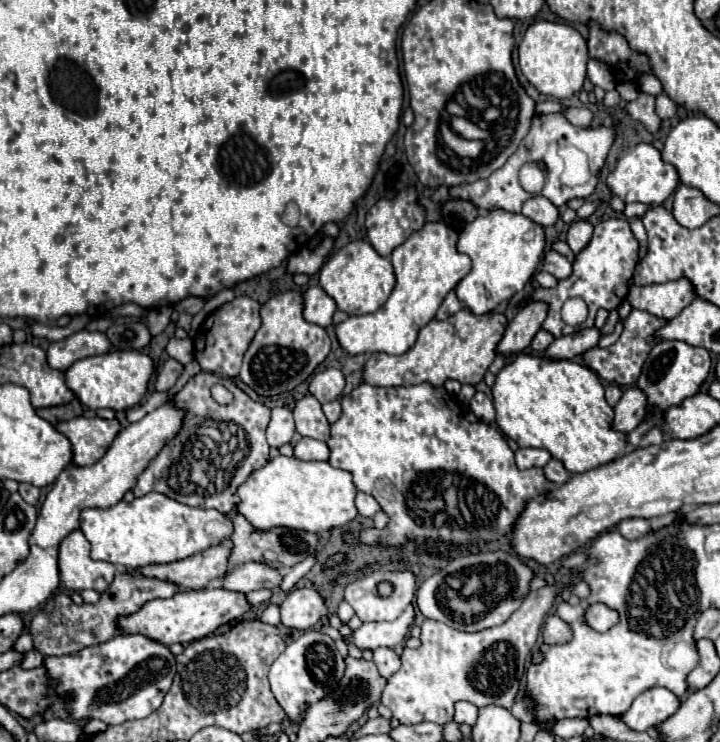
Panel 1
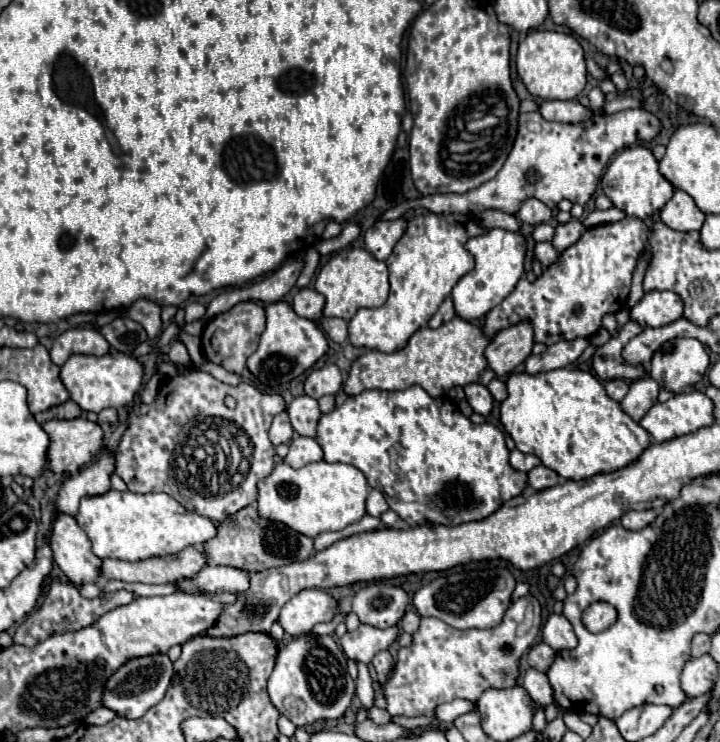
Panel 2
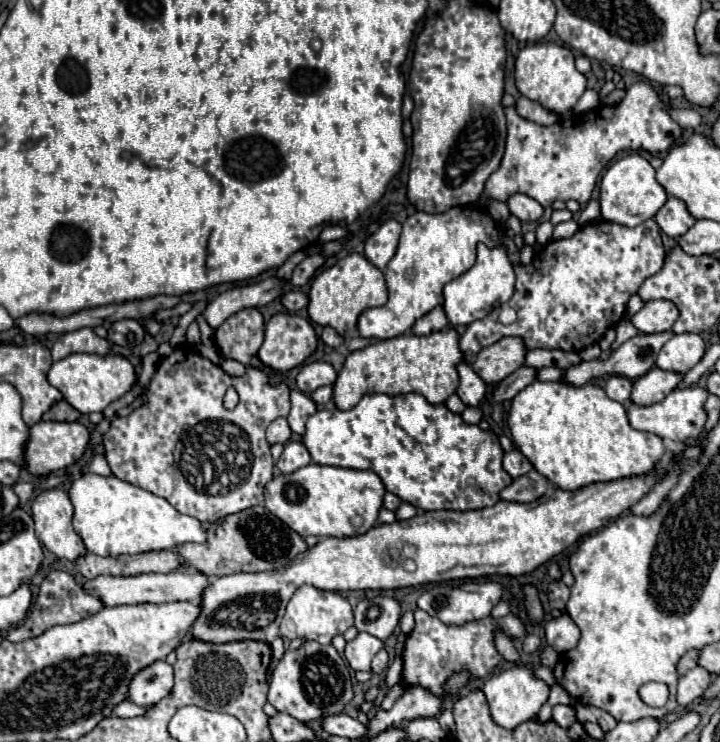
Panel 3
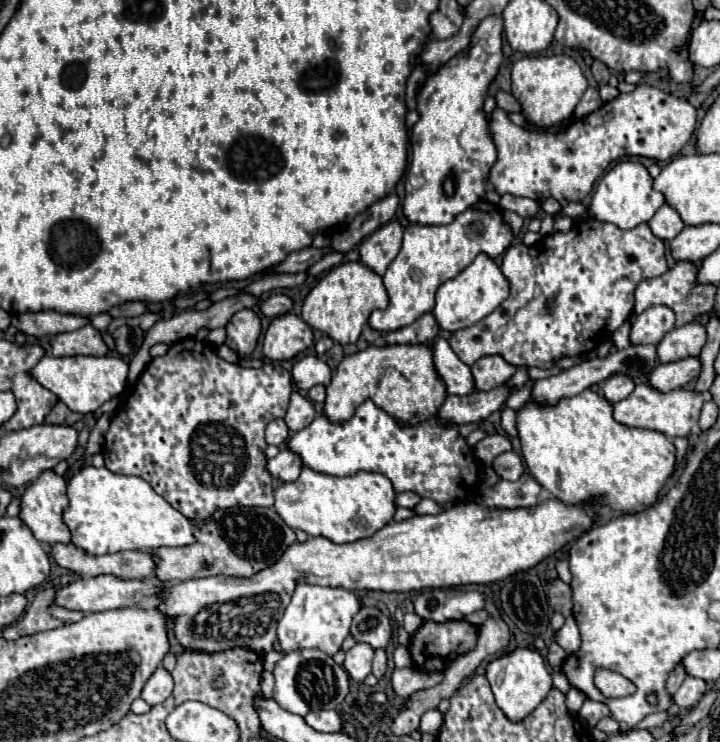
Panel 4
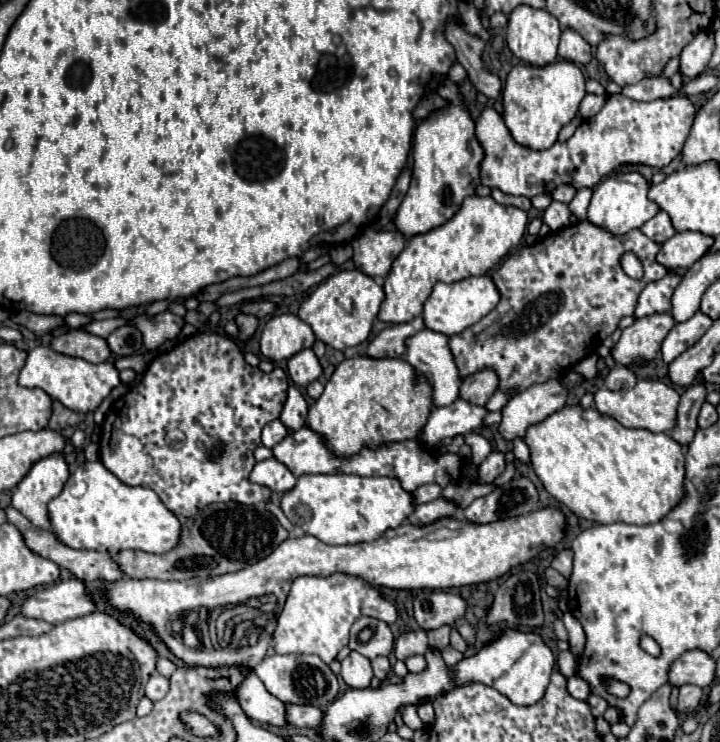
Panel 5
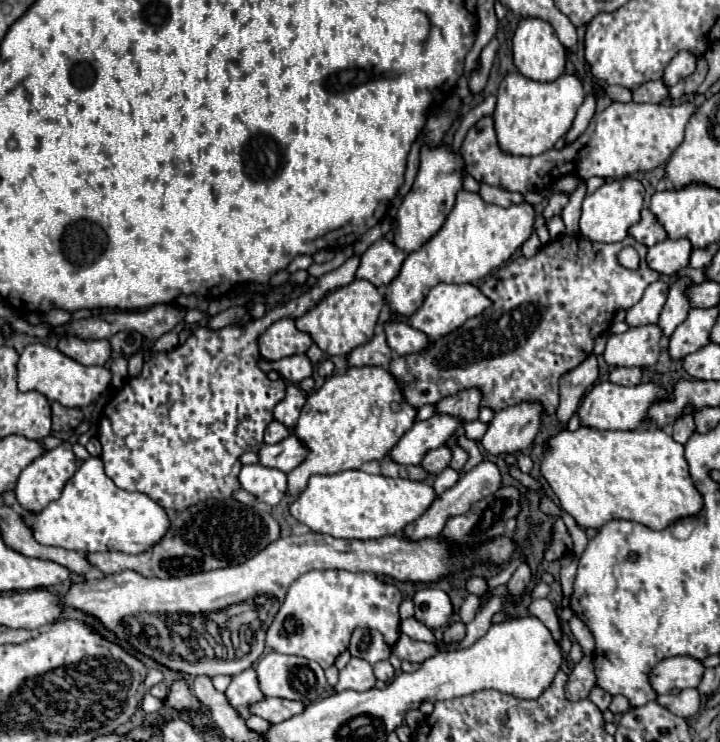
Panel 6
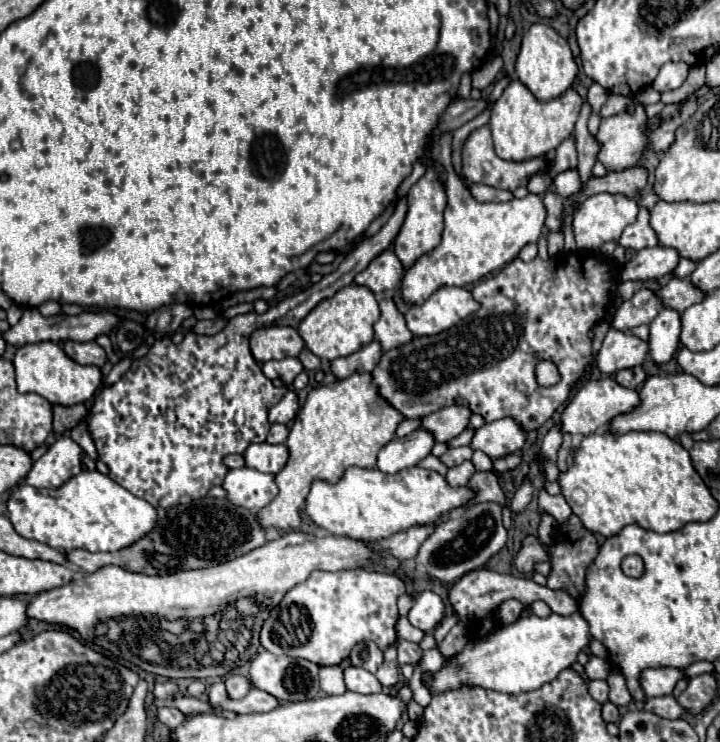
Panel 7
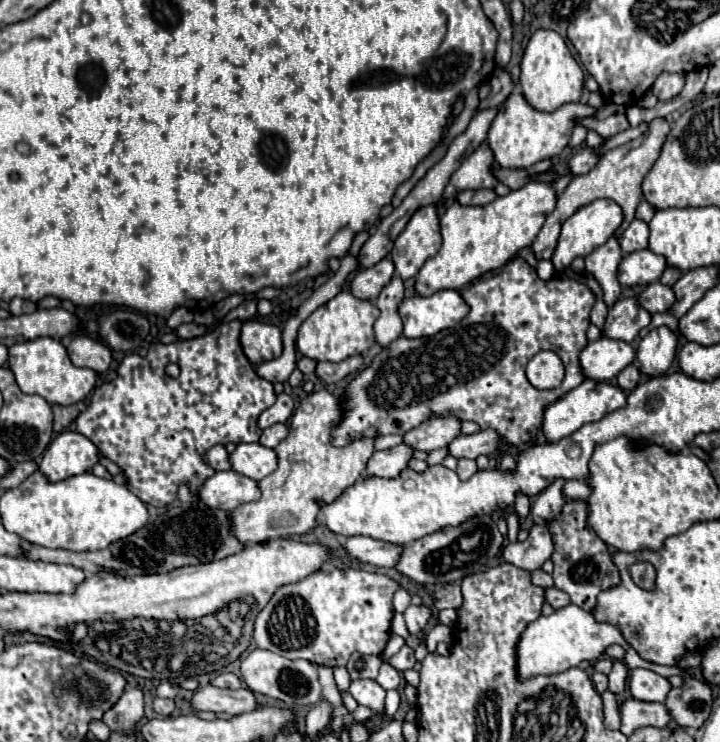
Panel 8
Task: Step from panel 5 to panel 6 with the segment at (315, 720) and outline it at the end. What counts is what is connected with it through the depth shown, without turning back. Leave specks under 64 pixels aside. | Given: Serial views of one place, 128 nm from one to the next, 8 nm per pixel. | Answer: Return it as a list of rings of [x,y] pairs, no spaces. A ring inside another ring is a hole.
[[[264,698],[262,702],[256,702],[250,706],[250,712],[270,720],[274,724],[284,722],[286,718],[292,718],[294,714],[302,714],[304,704],[302,702],[292,702],[292,700],[282,700],[282,698]]]

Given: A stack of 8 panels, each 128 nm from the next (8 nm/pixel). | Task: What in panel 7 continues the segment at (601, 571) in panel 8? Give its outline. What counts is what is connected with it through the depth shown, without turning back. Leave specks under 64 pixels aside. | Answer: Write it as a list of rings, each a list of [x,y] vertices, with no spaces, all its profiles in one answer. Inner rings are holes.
[[[572,516],[568,524],[560,524],[558,532],[560,532],[562,544],[558,544],[558,540],[556,540],[556,544],[552,546],[552,572],[548,576],[546,586],[553,590],[566,590],[574,598],[578,598],[584,592],[586,568],[594,562],[594,558],[598,554],[598,544],[596,544],[596,538],[592,536],[592,532],[588,532],[576,516]]]

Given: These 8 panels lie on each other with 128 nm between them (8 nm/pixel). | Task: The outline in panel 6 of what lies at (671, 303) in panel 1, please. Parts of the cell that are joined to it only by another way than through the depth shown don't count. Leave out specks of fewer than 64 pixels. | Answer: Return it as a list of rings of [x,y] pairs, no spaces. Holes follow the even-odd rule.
[[[658,324],[628,328],[624,334],[608,336],[604,360],[610,366],[646,368],[658,362],[662,330]]]

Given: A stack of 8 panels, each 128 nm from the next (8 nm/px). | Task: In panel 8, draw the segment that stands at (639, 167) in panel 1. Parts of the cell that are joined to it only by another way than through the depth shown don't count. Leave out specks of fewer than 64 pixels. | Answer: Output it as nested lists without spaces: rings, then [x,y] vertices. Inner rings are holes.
[[[598,200],[598,202],[592,202],[588,206],[582,206],[576,214],[572,214],[564,224],[562,224],[562,234],[560,234],[560,240],[558,240],[558,246],[554,250],[554,256],[552,256],[552,264],[554,268],[560,272],[564,268],[570,266],[570,262],[576,258],[576,256],[588,256],[592,250],[600,248],[602,244],[606,244],[606,240],[620,228],[624,220],[624,212],[618,204],[614,204],[612,200]]]

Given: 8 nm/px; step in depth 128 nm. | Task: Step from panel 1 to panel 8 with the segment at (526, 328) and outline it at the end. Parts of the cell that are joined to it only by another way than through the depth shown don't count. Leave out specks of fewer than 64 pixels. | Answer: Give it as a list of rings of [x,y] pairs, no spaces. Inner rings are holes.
[[[432,418],[422,422],[422,426],[408,430],[404,434],[404,442],[414,446],[416,450],[432,452],[436,448],[448,446],[458,434],[460,434],[458,418]]]

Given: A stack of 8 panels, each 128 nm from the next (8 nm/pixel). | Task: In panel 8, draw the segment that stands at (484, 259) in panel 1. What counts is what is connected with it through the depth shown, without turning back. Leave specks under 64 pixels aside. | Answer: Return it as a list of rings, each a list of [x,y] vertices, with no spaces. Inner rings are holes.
[[[440,290],[428,298],[412,296],[400,304],[406,338],[438,334],[460,322],[468,312],[468,304],[456,290]]]

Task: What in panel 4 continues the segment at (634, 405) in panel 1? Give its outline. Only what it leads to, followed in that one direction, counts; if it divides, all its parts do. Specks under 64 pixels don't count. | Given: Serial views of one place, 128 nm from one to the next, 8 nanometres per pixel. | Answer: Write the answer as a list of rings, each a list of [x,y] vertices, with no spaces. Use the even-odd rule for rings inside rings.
[[[684,358],[670,364],[658,364],[648,378],[648,384],[654,386],[658,392],[672,392],[684,388],[700,374],[700,360],[698,358]]]

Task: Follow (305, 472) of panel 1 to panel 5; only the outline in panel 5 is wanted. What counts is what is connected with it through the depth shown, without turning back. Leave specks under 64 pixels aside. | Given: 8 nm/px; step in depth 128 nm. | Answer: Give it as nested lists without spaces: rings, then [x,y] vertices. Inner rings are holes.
[[[304,474],[292,490],[284,492],[280,508],[292,524],[326,544],[378,540],[388,528],[406,522],[408,514],[414,510],[410,492],[402,490],[396,478],[362,478],[356,474]]]

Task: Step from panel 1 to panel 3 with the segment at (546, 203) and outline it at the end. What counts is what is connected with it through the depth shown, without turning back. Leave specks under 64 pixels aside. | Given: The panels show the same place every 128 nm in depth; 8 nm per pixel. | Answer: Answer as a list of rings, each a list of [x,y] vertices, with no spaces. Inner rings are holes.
[[[514,194],[508,200],[508,208],[520,222],[538,222],[544,214],[544,208],[526,194]]]

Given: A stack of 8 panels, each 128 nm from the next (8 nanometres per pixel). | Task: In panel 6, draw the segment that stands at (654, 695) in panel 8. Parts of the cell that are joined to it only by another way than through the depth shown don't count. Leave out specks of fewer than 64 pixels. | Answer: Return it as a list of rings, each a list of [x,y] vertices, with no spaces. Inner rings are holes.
[[[690,656],[664,658],[652,672],[650,682],[658,694],[668,694],[672,688],[696,688],[702,680],[704,664]]]

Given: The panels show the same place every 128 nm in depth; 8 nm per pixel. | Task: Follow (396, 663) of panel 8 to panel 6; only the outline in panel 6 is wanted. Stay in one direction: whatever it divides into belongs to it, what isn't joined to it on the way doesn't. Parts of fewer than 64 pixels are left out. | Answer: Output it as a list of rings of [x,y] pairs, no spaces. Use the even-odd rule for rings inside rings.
[[[452,622],[448,628],[444,628],[444,642],[458,642],[466,634],[466,624]],[[400,634],[400,638],[396,640],[396,644],[392,646],[392,652],[400,658],[400,660],[410,660],[410,662],[424,662],[426,658],[434,656],[438,652],[438,646],[426,642],[418,642],[412,640],[406,634]]]

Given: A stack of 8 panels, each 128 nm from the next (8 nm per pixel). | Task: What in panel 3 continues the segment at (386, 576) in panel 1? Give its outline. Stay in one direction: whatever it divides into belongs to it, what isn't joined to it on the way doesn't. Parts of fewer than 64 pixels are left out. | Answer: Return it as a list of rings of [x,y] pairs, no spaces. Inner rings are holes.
[[[388,596],[364,598],[354,608],[354,626],[380,640],[386,640],[400,620],[400,602]]]

